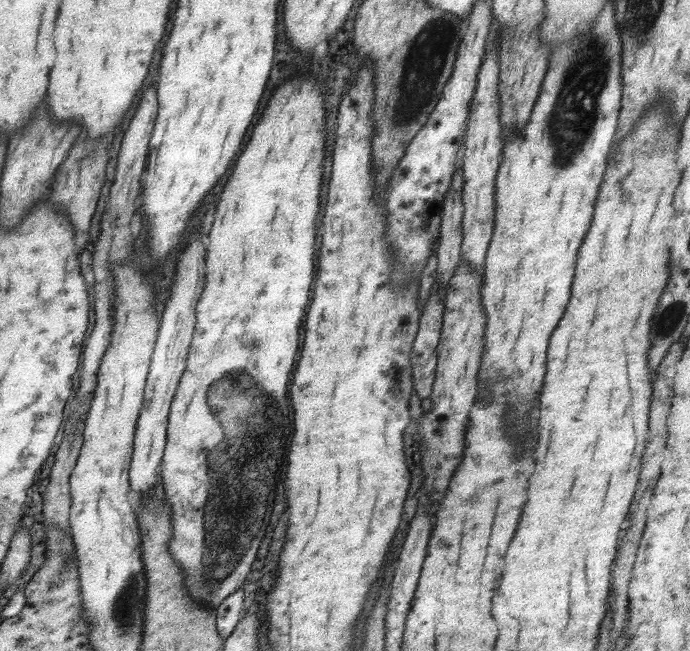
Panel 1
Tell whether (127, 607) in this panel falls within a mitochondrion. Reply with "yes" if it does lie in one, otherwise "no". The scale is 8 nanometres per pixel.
yes

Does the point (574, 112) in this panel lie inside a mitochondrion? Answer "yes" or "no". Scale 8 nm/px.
yes

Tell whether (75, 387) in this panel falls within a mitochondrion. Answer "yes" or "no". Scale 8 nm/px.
no

